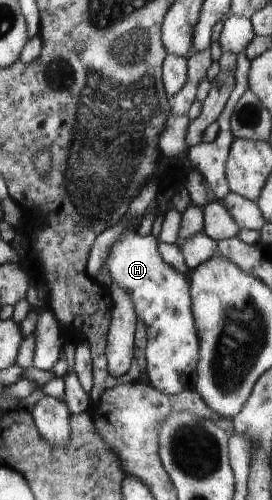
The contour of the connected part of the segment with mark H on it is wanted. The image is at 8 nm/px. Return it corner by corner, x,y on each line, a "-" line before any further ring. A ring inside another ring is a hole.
139,224
136,227
127,227
125,235
110,249
107,265
112,283
119,284
130,293
136,316
139,318
139,327
147,332
144,358
149,385
166,396
177,395
183,390
192,390
197,377
199,342
191,309
190,285
186,276
184,277
162,261
158,253
159,240
151,232
142,236
137,232
138,227

